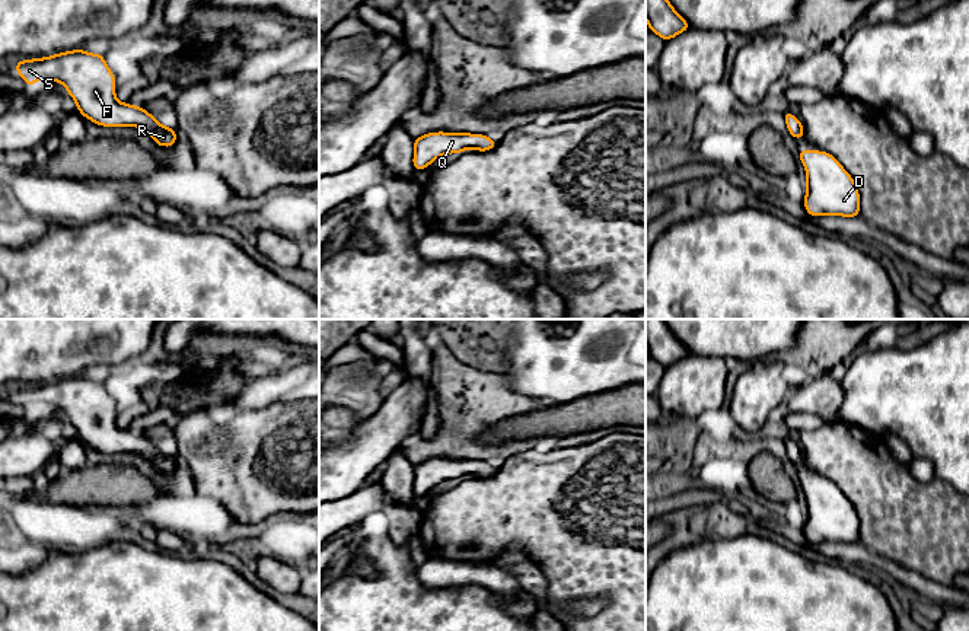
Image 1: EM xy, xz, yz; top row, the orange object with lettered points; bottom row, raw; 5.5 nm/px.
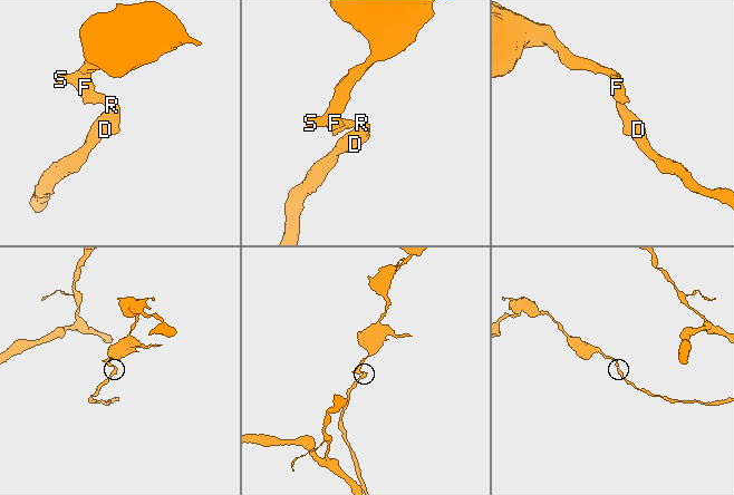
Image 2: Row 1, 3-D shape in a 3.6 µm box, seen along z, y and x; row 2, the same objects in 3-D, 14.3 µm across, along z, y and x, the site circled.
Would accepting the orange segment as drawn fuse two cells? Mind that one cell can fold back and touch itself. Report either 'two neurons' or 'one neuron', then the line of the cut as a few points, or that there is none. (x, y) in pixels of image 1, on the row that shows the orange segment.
one neuron; cut none

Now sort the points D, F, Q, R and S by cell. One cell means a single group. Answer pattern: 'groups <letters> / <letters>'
groups D F Q R S

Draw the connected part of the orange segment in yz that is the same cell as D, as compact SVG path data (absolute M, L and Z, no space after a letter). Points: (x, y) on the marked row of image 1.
M804 147L799 153L799 159L807 175L803 204L809 216L860 216L860 192L838 159L828 152Z

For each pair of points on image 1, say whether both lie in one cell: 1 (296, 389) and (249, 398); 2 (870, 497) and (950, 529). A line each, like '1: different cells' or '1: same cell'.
1: same cell
2: same cell

